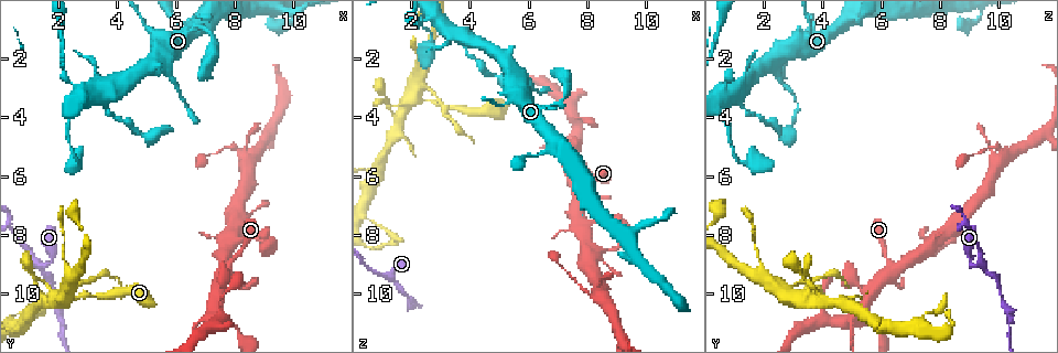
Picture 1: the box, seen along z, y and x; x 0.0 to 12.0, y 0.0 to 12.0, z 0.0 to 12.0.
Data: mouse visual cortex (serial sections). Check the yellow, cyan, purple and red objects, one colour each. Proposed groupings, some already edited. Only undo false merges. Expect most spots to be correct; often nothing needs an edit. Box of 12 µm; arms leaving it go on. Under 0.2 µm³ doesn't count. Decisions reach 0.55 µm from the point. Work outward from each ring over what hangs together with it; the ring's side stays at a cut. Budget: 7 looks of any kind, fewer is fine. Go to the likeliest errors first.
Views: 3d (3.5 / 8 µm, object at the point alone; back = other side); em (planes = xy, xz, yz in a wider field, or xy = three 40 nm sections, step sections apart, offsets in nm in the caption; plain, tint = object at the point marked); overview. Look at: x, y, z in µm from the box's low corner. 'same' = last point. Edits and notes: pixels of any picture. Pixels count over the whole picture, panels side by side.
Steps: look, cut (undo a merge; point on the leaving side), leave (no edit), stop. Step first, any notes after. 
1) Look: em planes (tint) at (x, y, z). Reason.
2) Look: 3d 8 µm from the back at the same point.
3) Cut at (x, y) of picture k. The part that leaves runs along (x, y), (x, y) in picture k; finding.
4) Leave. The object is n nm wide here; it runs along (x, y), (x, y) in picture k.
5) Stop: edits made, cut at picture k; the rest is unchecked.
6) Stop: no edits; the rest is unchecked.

Look: 3d 8 µm at (3.6, 3.3, 1.2). Two arms in line, one across.

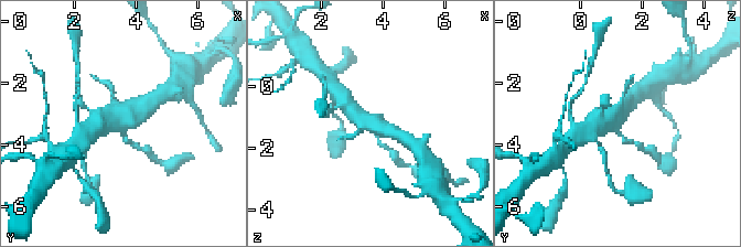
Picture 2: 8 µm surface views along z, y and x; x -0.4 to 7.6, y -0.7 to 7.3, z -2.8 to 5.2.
Look: 3d 3.5 µm at (3.6, 3.3, 1.2). Closer look.

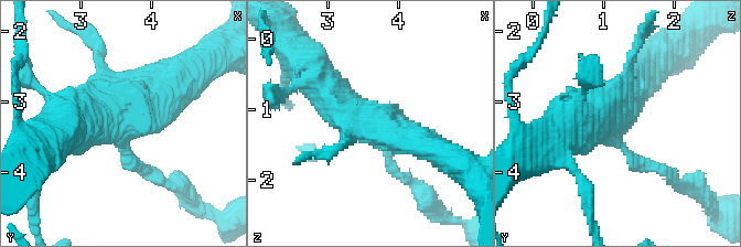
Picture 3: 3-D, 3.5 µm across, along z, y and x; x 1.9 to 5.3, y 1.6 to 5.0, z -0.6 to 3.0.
Look: em xy step 1 (tint) at (3.60, 3.30, 1.10). Shape alone is not enough.

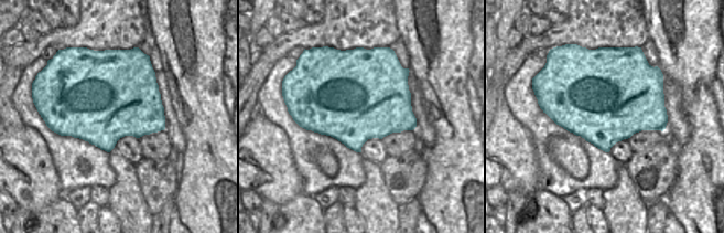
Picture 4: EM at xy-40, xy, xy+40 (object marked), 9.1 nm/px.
Leave. Continuous, no second cell.

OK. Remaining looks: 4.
Look: 3d 3.5 µm at (1.3, 9.1, 9.2). A fork.

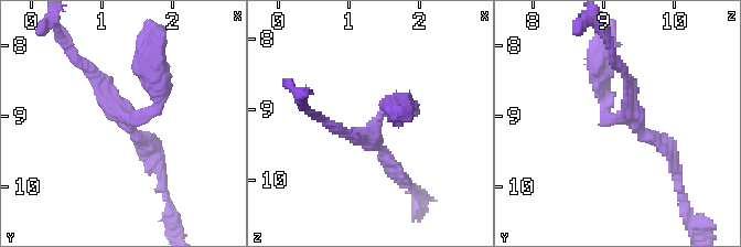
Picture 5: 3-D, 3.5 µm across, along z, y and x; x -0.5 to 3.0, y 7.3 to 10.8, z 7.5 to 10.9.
Look: em xy step 2 (tint) at (1.40, 9.05, 9.30). Shape alone is not enough.

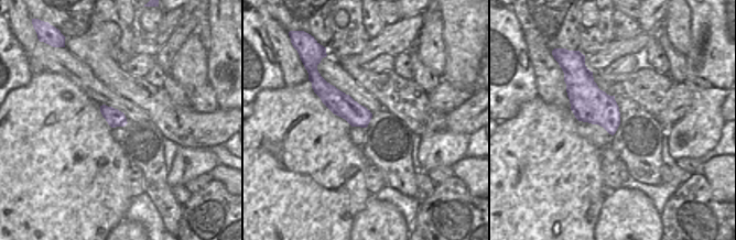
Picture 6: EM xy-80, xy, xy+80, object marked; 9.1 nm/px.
Look: em xy step 5 (tint) at the same point.

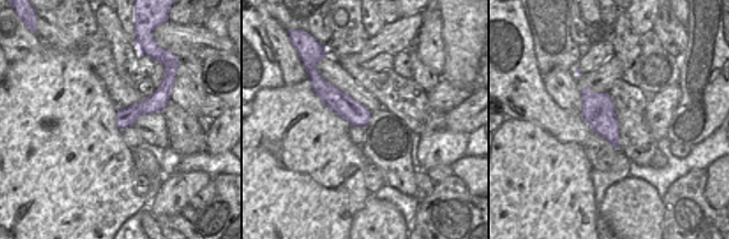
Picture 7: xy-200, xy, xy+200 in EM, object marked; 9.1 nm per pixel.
Leave. It runs along (164, 93), (118, 122) in picture 7; all the same cell.

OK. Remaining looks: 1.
Stop: no edits; the rest is unchecked.

